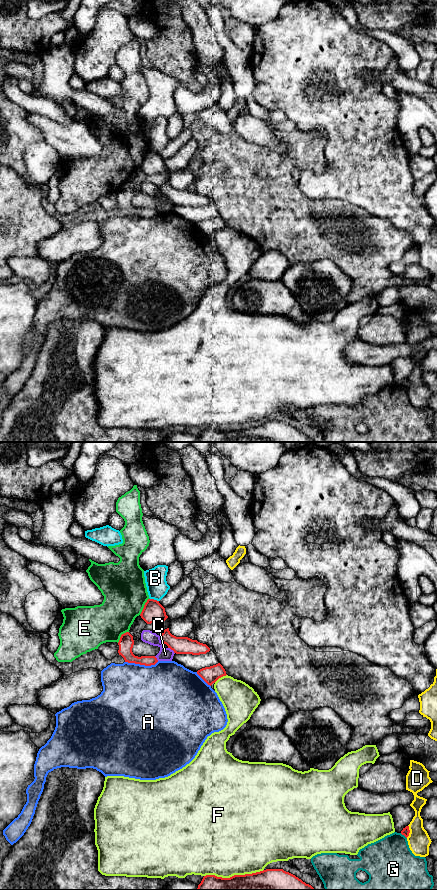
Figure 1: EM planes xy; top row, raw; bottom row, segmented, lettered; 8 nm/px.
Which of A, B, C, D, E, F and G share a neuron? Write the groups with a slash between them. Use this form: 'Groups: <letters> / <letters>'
Groups: A / B / C / D / E / F / G

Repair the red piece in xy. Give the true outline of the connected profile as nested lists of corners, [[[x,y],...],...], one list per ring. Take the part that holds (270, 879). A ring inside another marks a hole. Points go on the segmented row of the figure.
[[[266,869],[230,878],[206,875],[197,890],[314,890],[314,888],[283,869]]]

